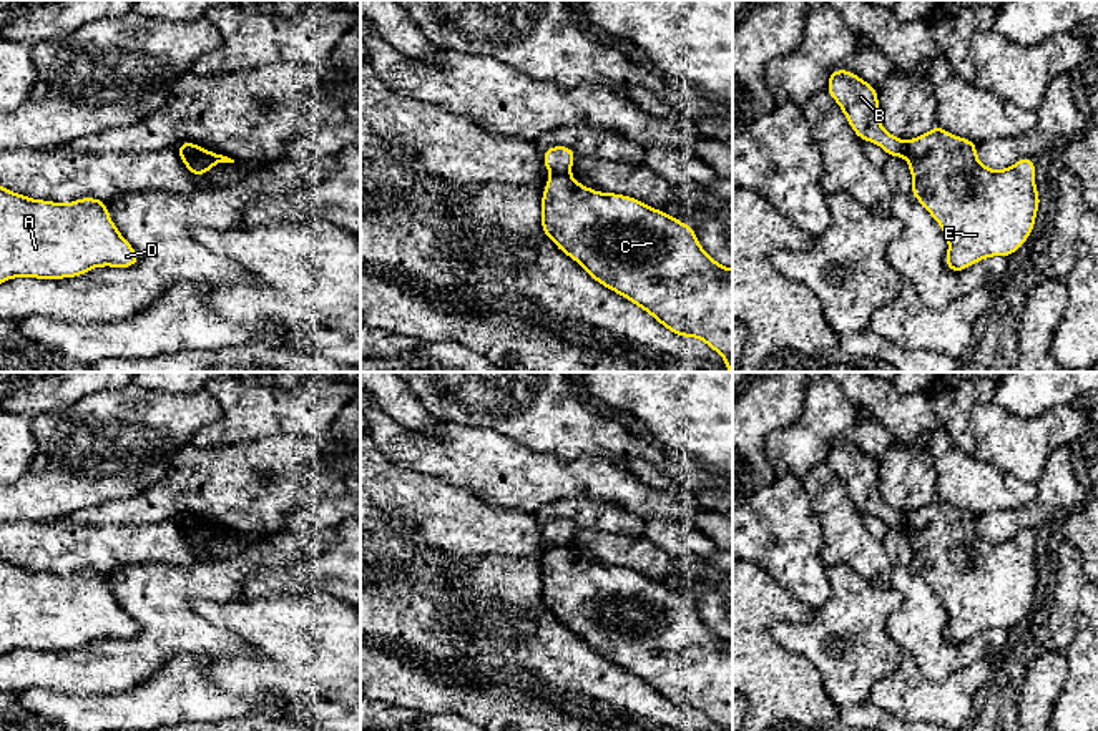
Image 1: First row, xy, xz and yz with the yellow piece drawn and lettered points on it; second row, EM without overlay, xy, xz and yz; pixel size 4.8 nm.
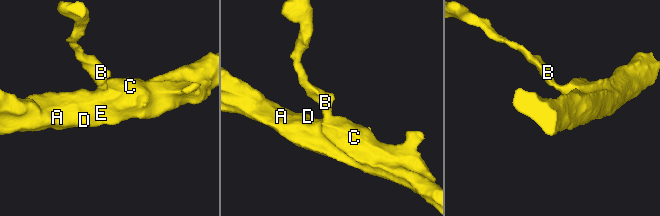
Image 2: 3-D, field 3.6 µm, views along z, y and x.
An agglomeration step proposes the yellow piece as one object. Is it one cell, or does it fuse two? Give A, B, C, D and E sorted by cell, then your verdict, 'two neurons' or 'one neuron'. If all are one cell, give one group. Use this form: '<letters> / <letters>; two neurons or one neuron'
A C D E / B; two neurons

